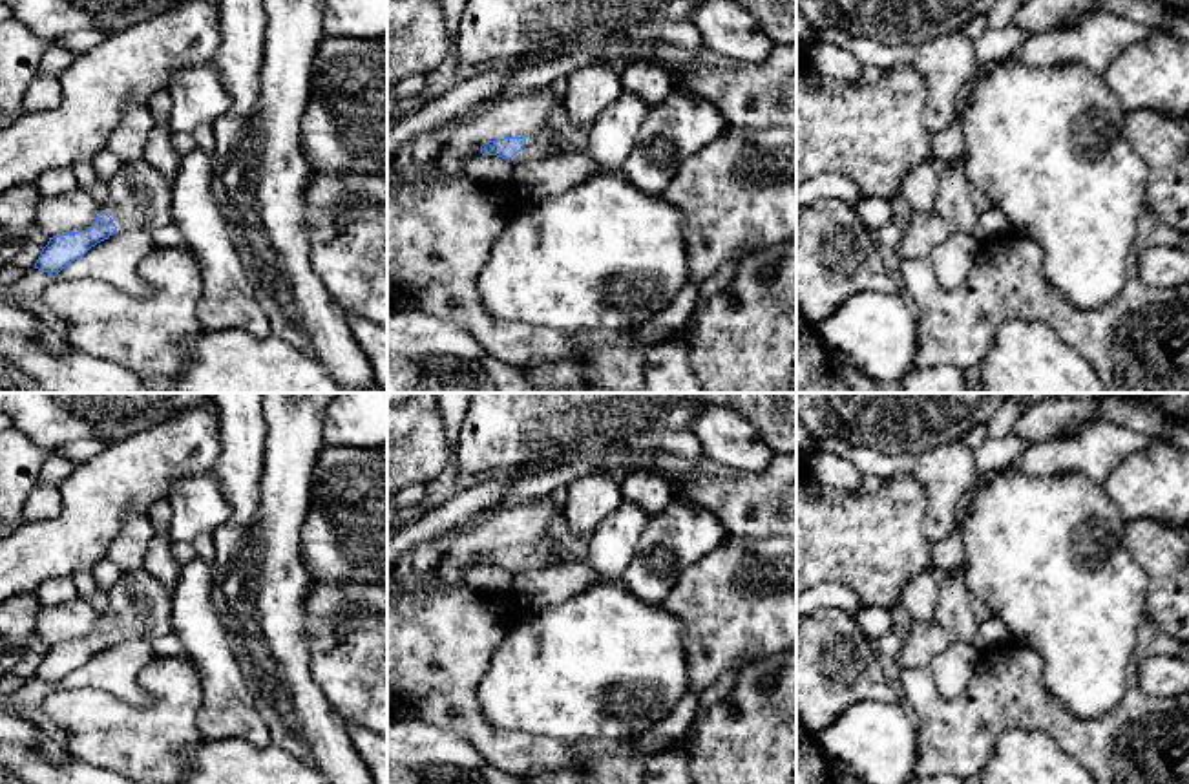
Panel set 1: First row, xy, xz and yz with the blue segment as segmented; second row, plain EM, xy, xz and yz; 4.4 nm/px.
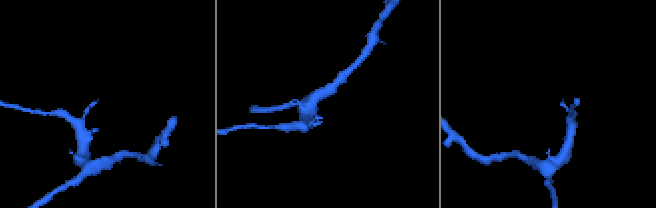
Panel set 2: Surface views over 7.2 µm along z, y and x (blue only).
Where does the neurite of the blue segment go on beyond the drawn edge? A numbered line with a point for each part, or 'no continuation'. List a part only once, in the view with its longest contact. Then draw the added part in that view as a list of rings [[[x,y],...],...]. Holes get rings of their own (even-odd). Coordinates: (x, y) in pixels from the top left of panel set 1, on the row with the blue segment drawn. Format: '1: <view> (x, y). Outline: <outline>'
1: xz (537, 147). Outline: [[[550,128],[537,132],[535,135],[526,139],[526,144],[521,152],[517,152],[510,161],[513,164],[522,164],[528,161],[541,161],[553,155],[572,154],[572,146],[564,143],[555,132]]]

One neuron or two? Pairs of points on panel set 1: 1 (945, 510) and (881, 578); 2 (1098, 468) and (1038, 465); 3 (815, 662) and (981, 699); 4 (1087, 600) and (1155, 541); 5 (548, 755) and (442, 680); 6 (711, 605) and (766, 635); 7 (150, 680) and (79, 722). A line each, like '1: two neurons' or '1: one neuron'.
1: two neurons
2: one neuron
3: two neurons
4: two neurons
5: one neuron
6: one neuron
7: one neuron

